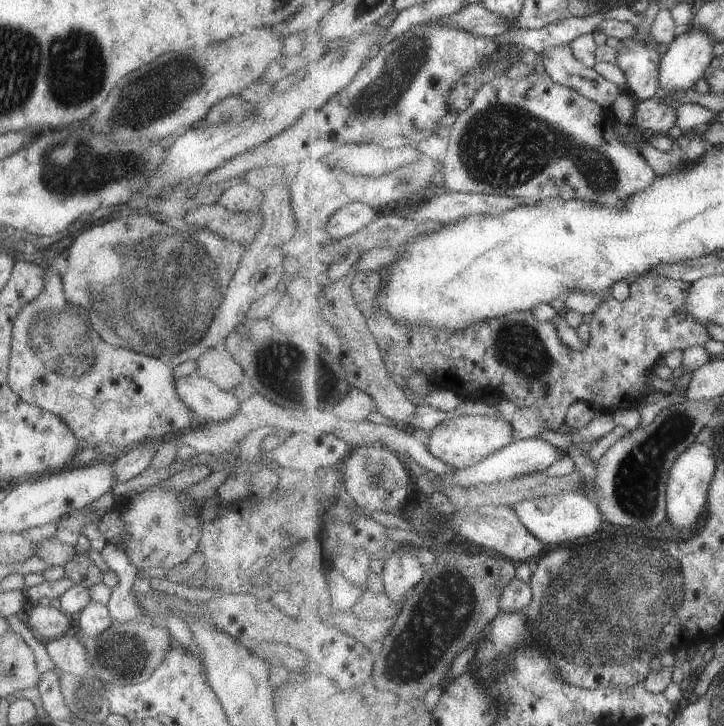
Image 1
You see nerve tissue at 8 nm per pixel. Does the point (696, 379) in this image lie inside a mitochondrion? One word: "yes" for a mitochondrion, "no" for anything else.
no

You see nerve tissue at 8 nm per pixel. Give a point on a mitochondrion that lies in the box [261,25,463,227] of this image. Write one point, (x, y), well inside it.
(403, 65)

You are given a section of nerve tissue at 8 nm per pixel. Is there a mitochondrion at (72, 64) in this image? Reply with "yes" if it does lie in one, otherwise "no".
yes

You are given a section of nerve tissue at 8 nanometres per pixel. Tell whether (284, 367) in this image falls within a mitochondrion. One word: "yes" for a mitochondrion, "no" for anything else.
yes

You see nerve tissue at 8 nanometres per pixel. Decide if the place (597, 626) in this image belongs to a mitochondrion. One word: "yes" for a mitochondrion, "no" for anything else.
yes

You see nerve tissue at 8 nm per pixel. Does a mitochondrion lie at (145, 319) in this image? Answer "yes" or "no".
yes

